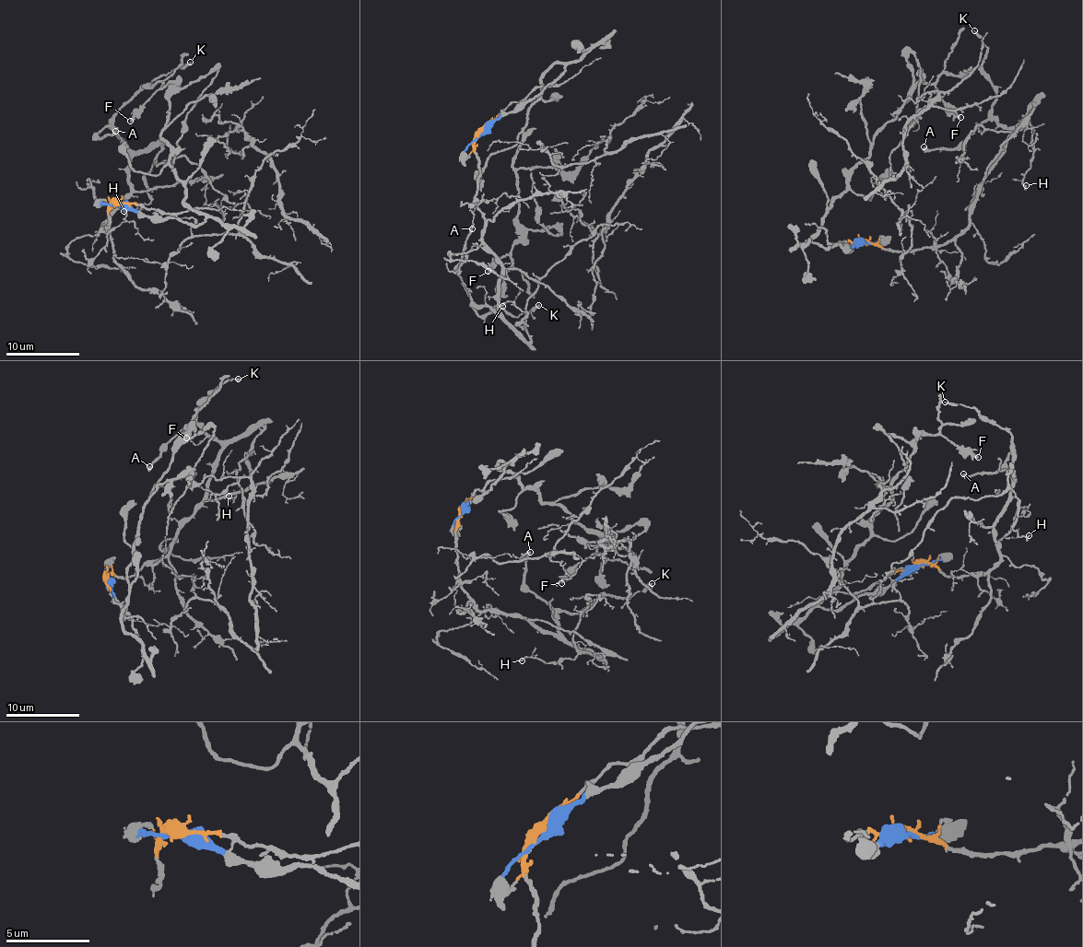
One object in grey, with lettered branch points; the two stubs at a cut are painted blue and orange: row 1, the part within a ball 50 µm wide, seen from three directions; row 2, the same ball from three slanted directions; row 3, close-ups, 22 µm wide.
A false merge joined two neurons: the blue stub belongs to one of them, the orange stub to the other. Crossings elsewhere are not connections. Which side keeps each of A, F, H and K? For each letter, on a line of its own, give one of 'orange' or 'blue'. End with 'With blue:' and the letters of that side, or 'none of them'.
A: orange
F: blue
H: orange
K: orange
With blue: F

